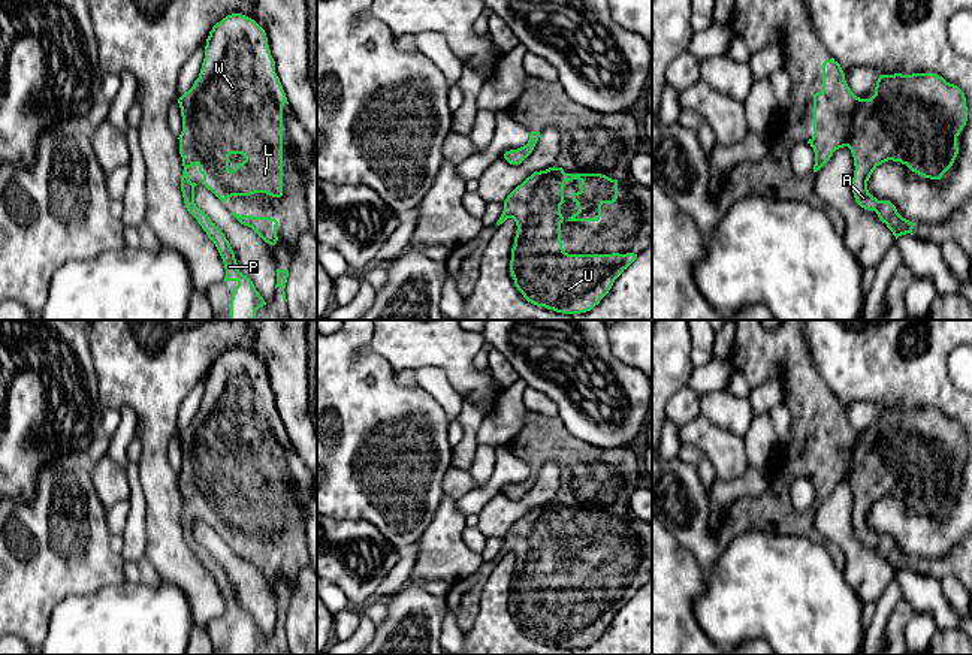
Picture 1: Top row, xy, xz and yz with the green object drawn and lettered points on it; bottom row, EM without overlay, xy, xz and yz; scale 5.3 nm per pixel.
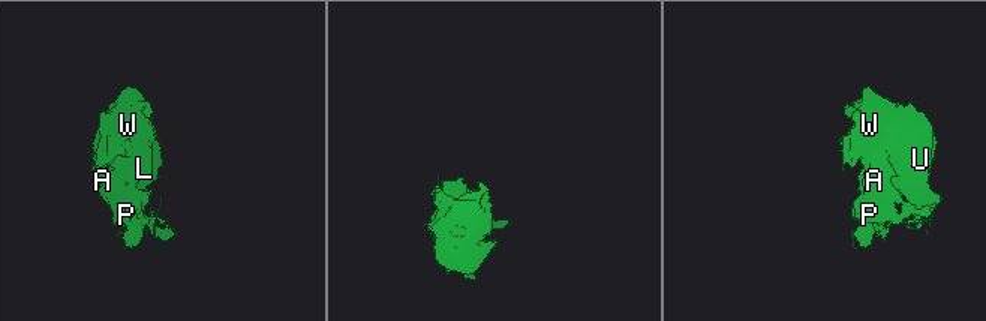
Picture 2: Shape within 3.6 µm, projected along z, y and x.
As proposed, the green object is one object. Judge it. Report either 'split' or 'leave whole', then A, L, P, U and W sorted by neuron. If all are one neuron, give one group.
leave whole; groups A L P U W

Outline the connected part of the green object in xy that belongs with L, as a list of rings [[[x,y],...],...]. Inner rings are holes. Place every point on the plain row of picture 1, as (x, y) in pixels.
[[[232,348],[217,357],[206,374],[205,393],[193,422],[178,434],[182,452],[179,489],[182,492],[181,526],[187,546],[197,555],[215,579],[226,604],[223,616],[236,616],[230,634],[230,655],[254,655],[256,646],[266,640],[253,616],[238,604],[235,588],[224,568],[196,541],[194,522],[187,507],[193,499],[203,510],[202,519],[223,538],[232,531],[266,528],[283,531],[283,441],[286,428],[275,408],[265,365],[251,353]],[[242,489],[245,495],[229,504],[229,491]]]

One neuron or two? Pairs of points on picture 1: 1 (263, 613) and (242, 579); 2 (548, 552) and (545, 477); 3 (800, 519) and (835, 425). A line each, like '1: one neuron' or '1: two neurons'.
1: one neuron
2: two neurons
3: one neuron

